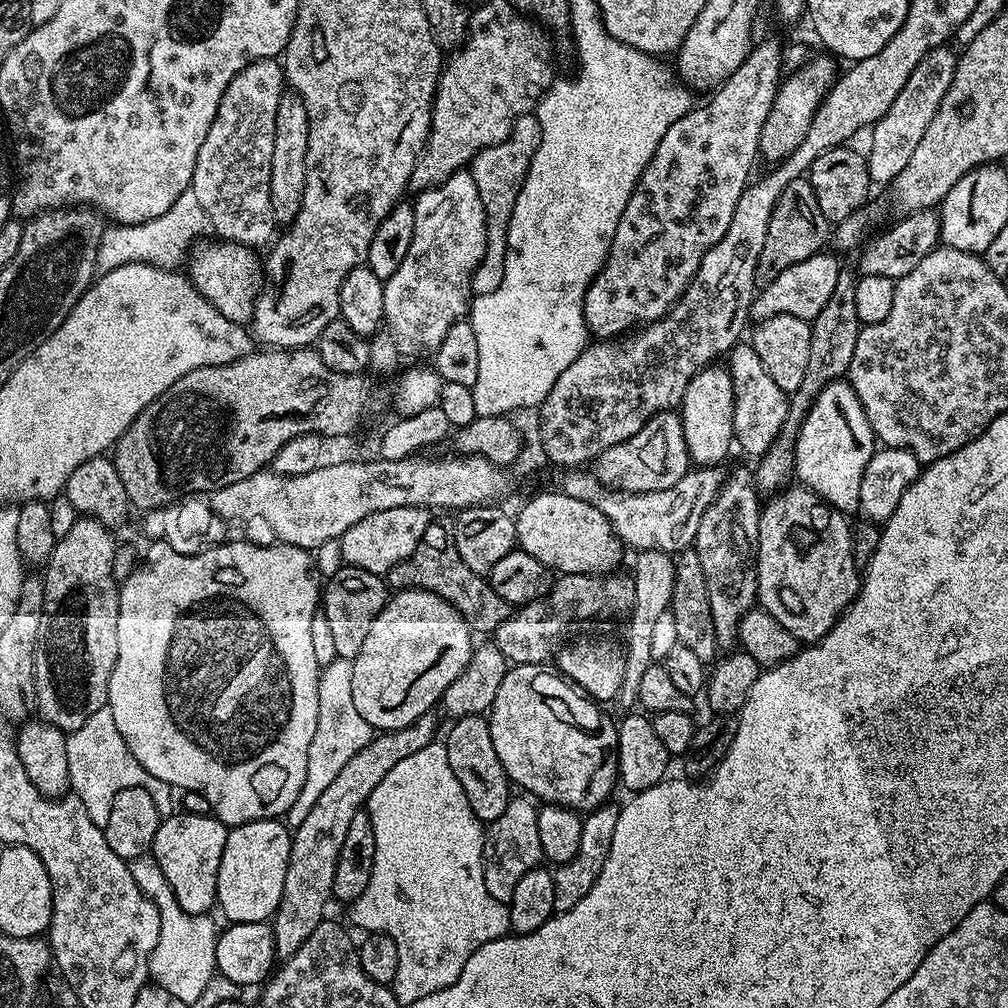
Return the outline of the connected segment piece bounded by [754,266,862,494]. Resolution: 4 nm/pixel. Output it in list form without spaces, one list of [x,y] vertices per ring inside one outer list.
[[[848,266],[841,267],[838,286],[834,286],[834,294],[830,294],[830,302],[826,302],[826,306],[822,306],[822,310],[818,310],[816,317],[810,321],[812,325],[810,362],[806,362],[806,378],[802,378],[802,386],[798,386],[798,390],[789,395],[786,422],[782,426],[779,438],[754,464],[756,490],[761,494],[775,493],[793,483],[796,474],[796,438],[800,435],[800,421],[806,418],[810,406],[816,400],[816,395],[823,388],[847,377],[850,362],[854,359],[854,345],[858,342],[858,334],[862,327],[856,303],[858,280],[859,275],[854,268],[852,270]]]

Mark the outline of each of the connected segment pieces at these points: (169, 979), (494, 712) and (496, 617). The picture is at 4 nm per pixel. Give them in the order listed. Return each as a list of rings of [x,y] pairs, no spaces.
[[[145,854],[130,861],[128,869],[134,874],[134,882],[158,906],[160,915],[160,929],[158,930],[158,946],[150,954],[148,974],[151,983],[162,986],[164,990],[192,1005],[200,998],[200,994],[207,988],[207,984],[217,975],[216,970],[216,937],[218,927],[211,919],[211,915],[195,916],[182,906],[178,906],[178,898],[166,882],[166,874],[162,874],[162,866],[152,855]]]
[[[518,664],[509,667],[502,680],[502,684],[498,689],[498,694],[494,697],[494,702],[490,711],[487,713],[486,719],[490,726],[490,738],[494,742],[494,750],[498,754],[498,758],[502,758],[502,766],[506,770],[509,781],[513,785],[516,784],[520,788],[525,788],[529,797],[535,798],[544,804],[560,804],[563,808],[574,808],[581,814],[587,814],[593,808],[599,808],[601,804],[609,799],[608,796],[618,784],[616,775],[616,725],[615,719],[611,720],[606,713],[603,712],[601,705],[597,701],[589,698],[581,689],[573,686],[563,675],[557,674],[555,671],[547,672],[547,667],[539,664]]]
[[[436,522],[429,523],[414,554],[410,554],[410,558],[398,562],[398,566],[390,569],[386,573],[386,580],[396,590],[421,588],[438,594],[438,598],[450,602],[450,606],[454,606],[454,610],[462,614],[462,618],[476,634],[495,633],[496,628],[502,626],[502,622],[506,622],[506,618],[514,611],[513,605],[507,604],[502,598],[498,598],[498,594],[494,594],[492,585],[481,573],[470,570],[470,566],[462,562],[462,554],[458,554],[458,546],[451,531]]]

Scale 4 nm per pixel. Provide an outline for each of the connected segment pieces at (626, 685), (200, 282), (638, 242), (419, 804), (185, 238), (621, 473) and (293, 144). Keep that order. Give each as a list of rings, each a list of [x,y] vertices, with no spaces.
[[[657,548],[637,551],[635,556],[636,565],[630,569],[630,575],[634,582],[634,606],[626,620],[628,623],[628,644],[626,643],[624,648],[626,670],[618,697],[618,704],[621,704],[624,710],[631,709],[637,703],[636,695],[638,694],[638,686],[642,682],[642,674],[646,674],[646,670],[654,663],[650,652],[653,627],[661,614],[671,609],[672,595],[674,594],[674,574],[676,573],[675,559],[669,553],[659,552]]]
[[[211,238],[197,243],[191,249],[187,257],[186,275],[192,285],[199,290],[233,324],[247,325],[252,318],[252,312],[256,308],[256,300],[260,297],[261,291],[266,283],[266,272],[260,269],[260,260],[251,247],[242,244],[235,244],[228,240]]]
[[[764,40],[760,44],[759,41],[742,62],[742,66],[738,66],[738,70],[734,70],[734,74],[730,74],[730,78],[726,78],[723,84],[709,95],[712,97],[708,100],[708,109],[705,112],[691,110],[685,113],[682,118],[678,118],[678,122],[674,122],[674,126],[670,126],[670,130],[666,130],[662,142],[658,142],[658,150],[654,150],[654,158],[650,158],[646,170],[640,175],[634,194],[630,194],[630,202],[626,202],[626,210],[622,210],[622,218],[618,222],[618,230],[614,230],[614,242],[608,251],[608,260],[604,263],[604,269],[594,277],[586,292],[584,321],[588,323],[589,333],[593,337],[599,338],[601,341],[623,337],[643,325],[651,324],[654,320],[661,320],[668,313],[668,309],[674,307],[680,301],[680,297],[688,289],[688,283],[694,278],[704,255],[726,234],[726,230],[730,226],[730,218],[734,218],[738,198],[742,198],[742,190],[748,187],[750,183],[750,177],[753,175],[753,173],[751,174],[752,167],[755,166],[756,160],[758,161],[760,153],[759,139],[762,135],[762,126],[765,125],[770,106],[774,106],[774,98],[782,83],[780,71],[783,68],[786,68],[786,56],[782,48],[780,52],[779,42]]]
[[[443,742],[427,744],[422,746],[422,750],[418,750],[418,754],[410,754],[410,758],[402,758],[402,762],[398,762],[398,766],[394,766],[394,770],[390,770],[390,774],[386,774],[386,778],[382,778],[378,786],[374,786],[366,805],[366,811],[374,826],[374,846],[380,844],[380,852],[374,850],[374,870],[372,872],[396,872],[396,876],[392,876],[396,884],[392,884],[392,888],[412,888],[412,896],[416,896],[416,904],[420,904],[420,908],[412,912],[412,940],[400,940],[397,946],[397,976],[390,985],[400,1005],[410,1006],[418,1002],[418,998],[426,998],[426,994],[446,990],[446,986],[458,982],[458,974],[462,974],[462,966],[466,966],[470,954],[474,954],[478,946],[486,946],[486,942],[494,942],[498,938],[509,935],[511,920],[508,904],[494,898],[490,890],[486,890],[486,878],[484,877],[484,833],[486,828],[474,814],[474,810],[470,810],[470,802],[466,802],[466,790],[462,790],[462,782],[454,778],[454,770],[450,770],[450,758],[446,758],[446,746]]]
[[[187,188],[178,198],[178,202],[174,202],[174,206],[166,210],[166,214],[158,214],[158,218],[141,224],[113,223],[105,227],[102,242],[98,246],[96,267],[101,273],[114,270],[123,264],[155,264],[158,268],[175,269],[179,265],[176,263],[185,259],[189,250],[209,228],[207,216],[198,202],[197,195],[192,188]]]
[[[675,411],[660,412],[634,438],[626,438],[618,446],[606,450],[594,461],[594,475],[606,488],[615,488],[618,492],[653,492],[654,490],[666,490],[674,486],[690,470],[688,451],[686,450],[686,434],[682,432],[682,422]]]
[[[294,94],[280,100],[277,122],[274,126],[273,158],[270,163],[270,203],[277,225],[291,225],[302,206],[306,190],[306,150],[310,146],[310,122],[305,106]]]

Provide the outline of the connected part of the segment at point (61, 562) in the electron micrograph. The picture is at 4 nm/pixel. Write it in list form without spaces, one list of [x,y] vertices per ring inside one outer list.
[[[80,516],[70,529],[70,534],[57,539],[52,556],[46,561],[46,567],[42,572],[44,581],[44,612],[42,614],[42,630],[38,634],[36,643],[36,702],[35,707],[40,708],[39,719],[60,728],[65,734],[78,730],[78,726],[84,725],[90,717],[98,714],[108,703],[108,687],[110,686],[110,674],[114,670],[114,662],[118,658],[118,610],[120,609],[120,590],[114,570],[114,558],[118,541],[112,537],[113,529],[103,524],[92,516]]]

